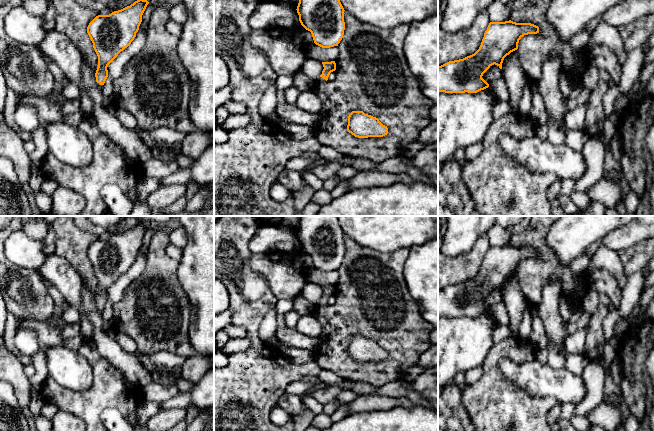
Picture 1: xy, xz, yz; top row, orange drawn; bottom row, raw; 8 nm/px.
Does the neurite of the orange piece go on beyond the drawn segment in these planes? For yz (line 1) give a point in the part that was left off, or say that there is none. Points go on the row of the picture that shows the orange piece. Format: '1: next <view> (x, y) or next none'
1: next none

